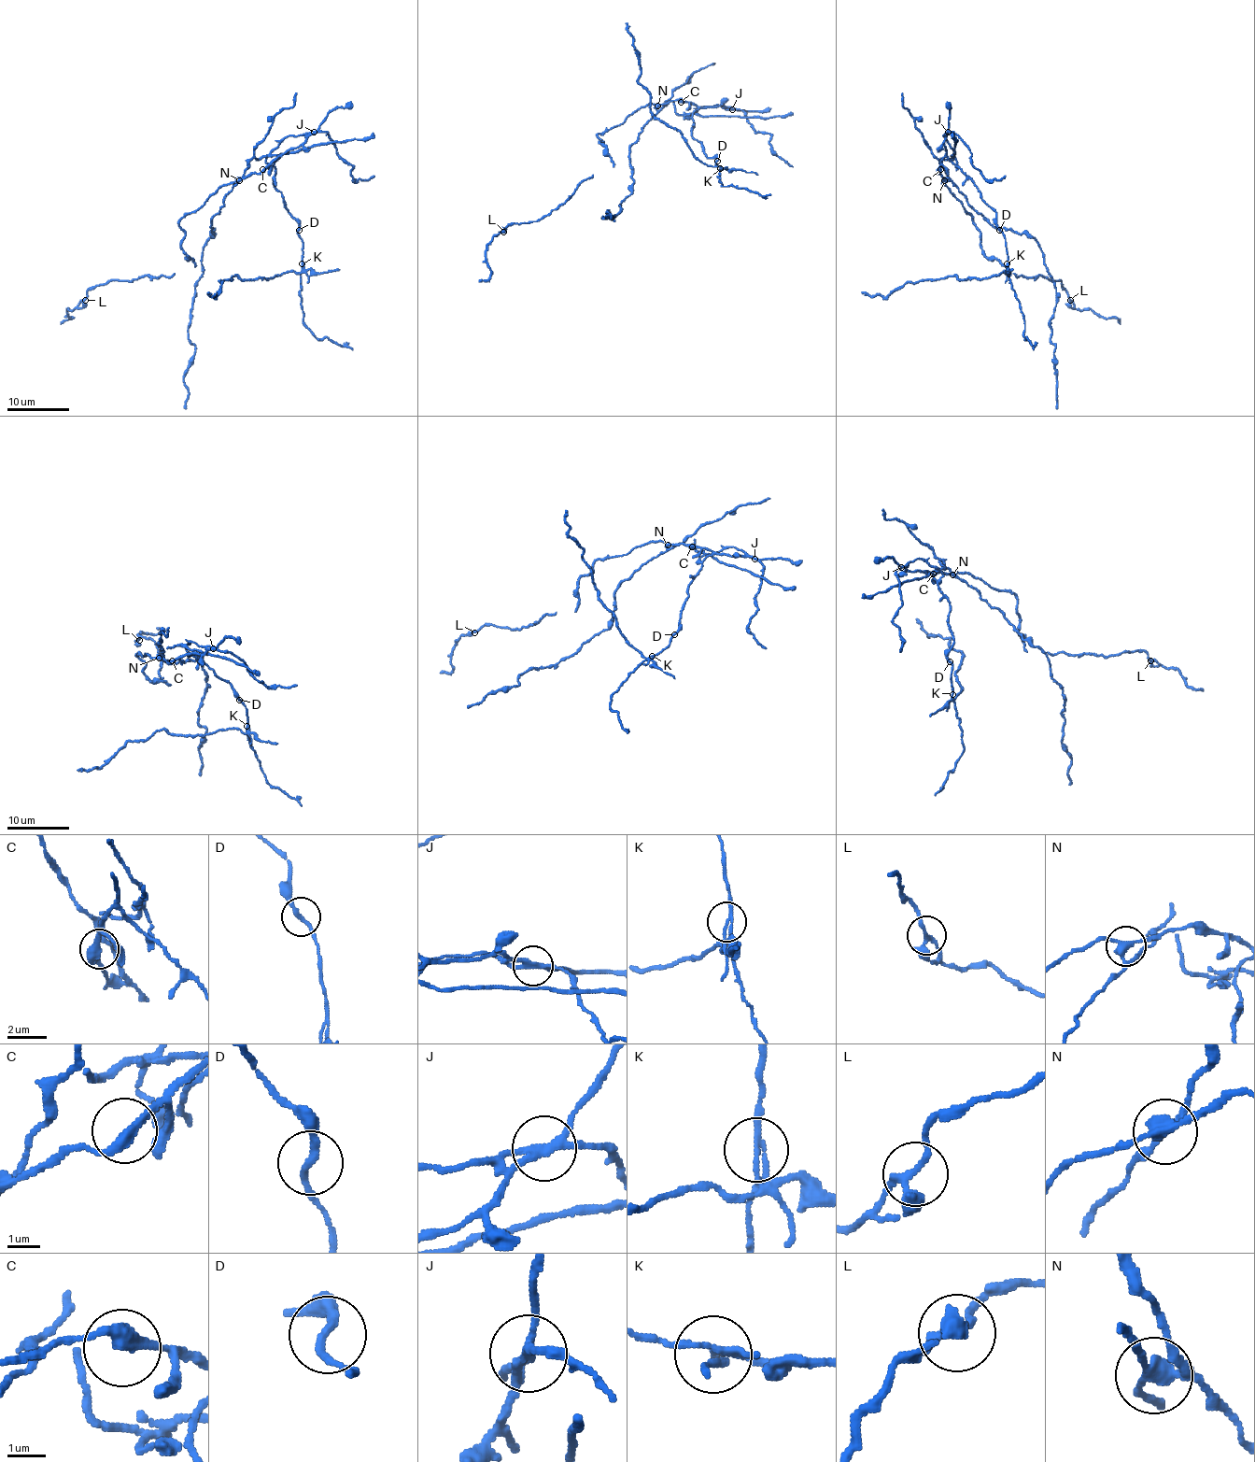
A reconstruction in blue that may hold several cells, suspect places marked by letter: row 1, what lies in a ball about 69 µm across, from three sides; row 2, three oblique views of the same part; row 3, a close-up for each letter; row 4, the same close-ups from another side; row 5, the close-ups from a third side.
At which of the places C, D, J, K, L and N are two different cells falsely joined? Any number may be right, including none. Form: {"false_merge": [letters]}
{"false_merge": ["J", "K", "N"]}

